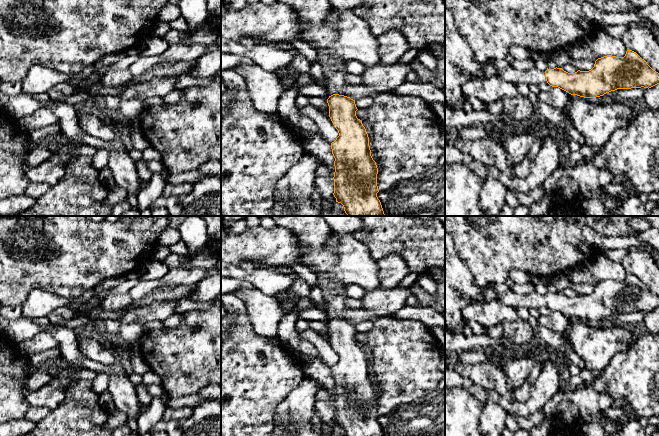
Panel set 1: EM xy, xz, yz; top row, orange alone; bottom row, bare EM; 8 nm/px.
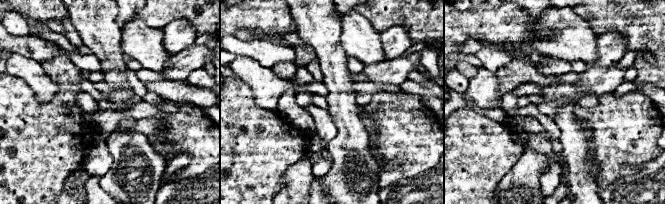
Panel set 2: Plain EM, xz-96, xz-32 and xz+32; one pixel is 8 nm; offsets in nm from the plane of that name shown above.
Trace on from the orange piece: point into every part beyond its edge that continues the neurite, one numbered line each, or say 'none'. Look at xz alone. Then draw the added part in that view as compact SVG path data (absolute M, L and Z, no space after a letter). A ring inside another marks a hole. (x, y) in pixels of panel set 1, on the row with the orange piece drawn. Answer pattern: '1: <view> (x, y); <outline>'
1: xz (316, 31); M274 0L289 5L297 14L300 21L303 41L317 50L319 62L323 68L327 81L326 89L336 94L345 89L347 71L334 71L337 65L346 65L340 57L329 53L328 49L336 43L339 32L337 28L328 23L328 15L334 8L328 0Z

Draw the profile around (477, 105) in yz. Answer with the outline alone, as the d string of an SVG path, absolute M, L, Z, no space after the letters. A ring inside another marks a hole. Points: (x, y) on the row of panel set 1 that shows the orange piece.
M467 97L466 100L472 105L473 110L486 111L485 103L475 97Z

